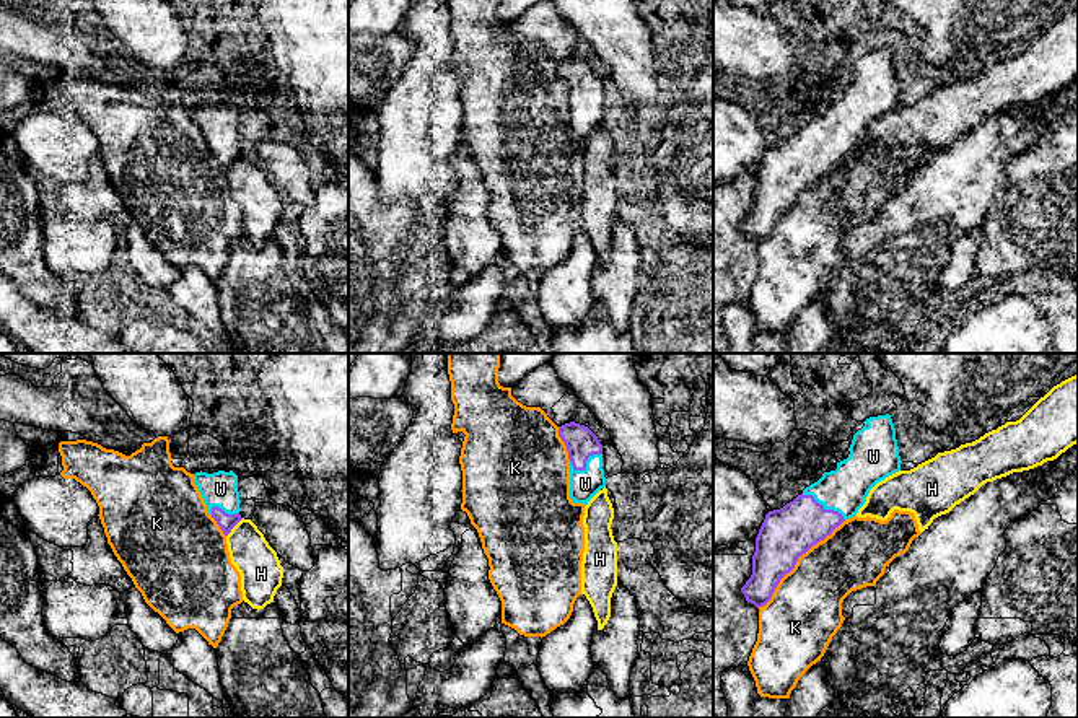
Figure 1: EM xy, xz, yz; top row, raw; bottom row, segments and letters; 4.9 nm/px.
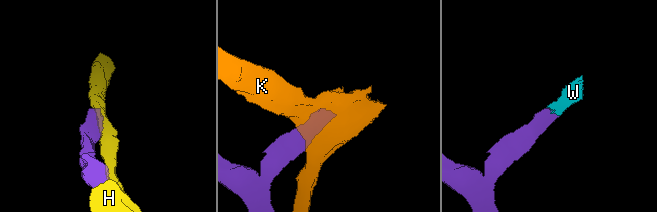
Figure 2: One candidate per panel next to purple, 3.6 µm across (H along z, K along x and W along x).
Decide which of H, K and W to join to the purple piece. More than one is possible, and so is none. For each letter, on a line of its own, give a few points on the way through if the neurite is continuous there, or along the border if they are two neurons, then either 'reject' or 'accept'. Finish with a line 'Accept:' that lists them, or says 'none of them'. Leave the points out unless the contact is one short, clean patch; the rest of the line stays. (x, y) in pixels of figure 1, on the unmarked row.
H: reject
K: reject
W: way yz (785, 170), (823, 142), (845, 124); accept
Accept: W

